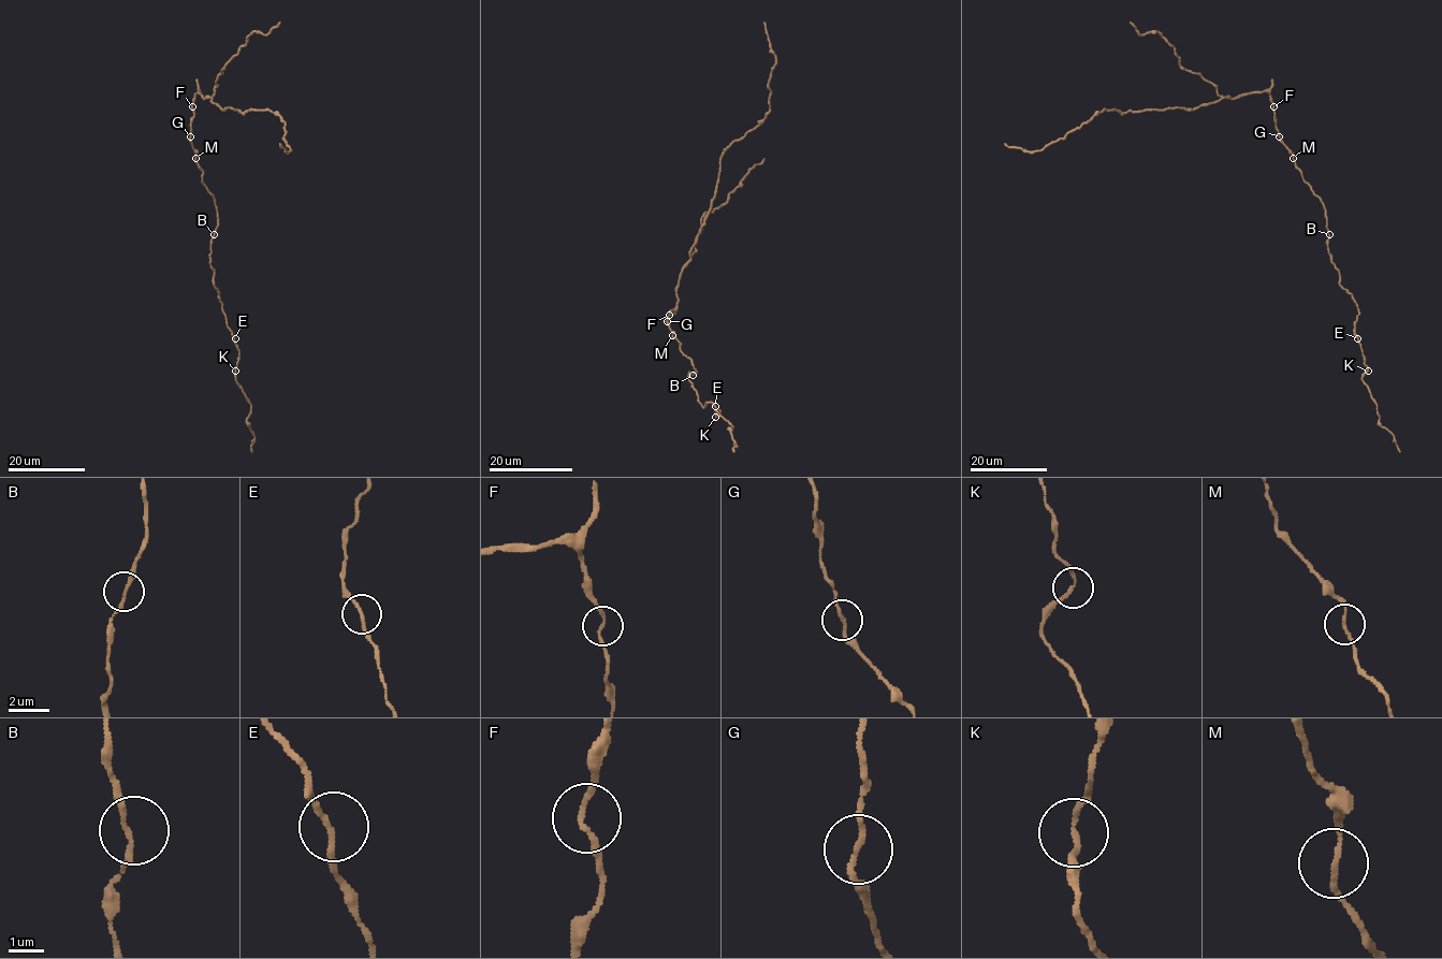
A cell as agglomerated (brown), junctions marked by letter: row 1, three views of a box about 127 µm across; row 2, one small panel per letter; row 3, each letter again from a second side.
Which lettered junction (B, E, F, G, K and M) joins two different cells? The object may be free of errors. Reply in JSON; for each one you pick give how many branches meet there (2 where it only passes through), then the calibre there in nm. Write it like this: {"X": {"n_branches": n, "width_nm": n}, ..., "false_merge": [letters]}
{"false_merge": []}

